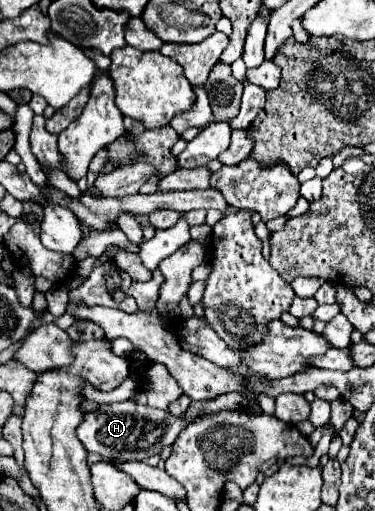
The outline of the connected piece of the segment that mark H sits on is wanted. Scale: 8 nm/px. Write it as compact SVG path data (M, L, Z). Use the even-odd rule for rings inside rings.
M123 401L117 405L101 405L97 413L85 413L83 423L77 427L77 437L89 453L95 453L99 459L109 463L145 461L151 455L159 455L163 447L171 445L189 423L191 419L187 417L175 417L169 411Z

